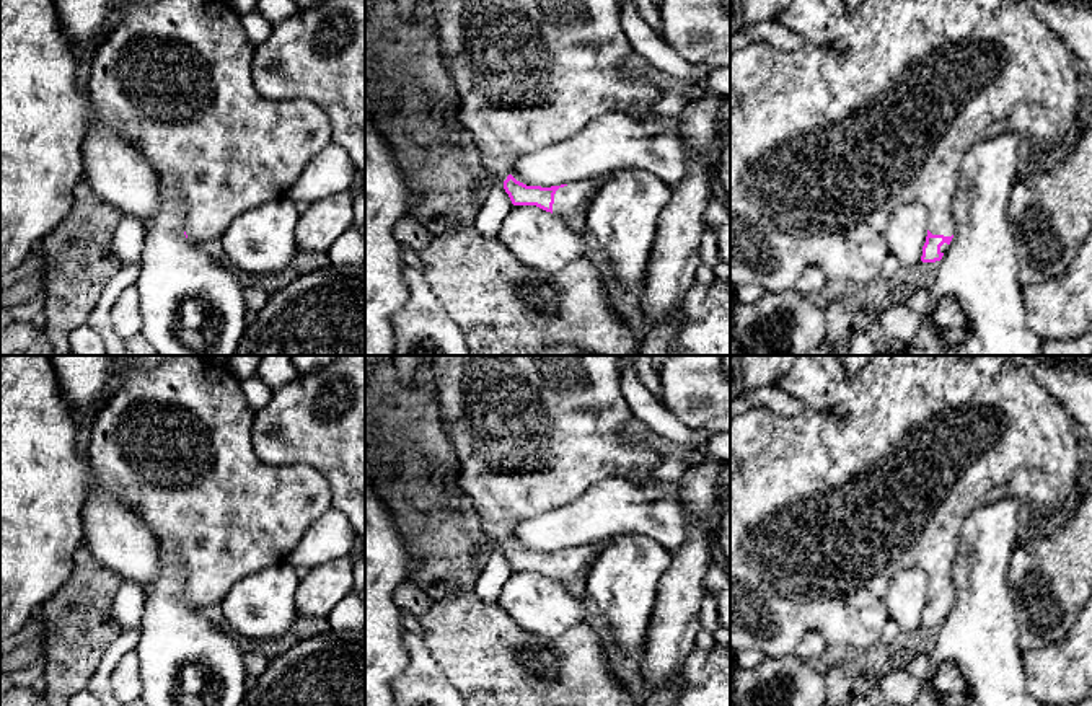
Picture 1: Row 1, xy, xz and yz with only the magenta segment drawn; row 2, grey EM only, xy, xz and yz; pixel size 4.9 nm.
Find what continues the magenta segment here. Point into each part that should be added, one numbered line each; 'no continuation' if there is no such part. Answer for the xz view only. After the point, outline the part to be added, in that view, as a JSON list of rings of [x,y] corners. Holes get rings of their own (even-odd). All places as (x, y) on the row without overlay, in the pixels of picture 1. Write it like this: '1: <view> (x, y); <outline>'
1: xz (571, 568); [[[610,540],[575,546],[559,553],[554,559],[553,579],[561,582],[572,595],[588,600],[587,574]]]

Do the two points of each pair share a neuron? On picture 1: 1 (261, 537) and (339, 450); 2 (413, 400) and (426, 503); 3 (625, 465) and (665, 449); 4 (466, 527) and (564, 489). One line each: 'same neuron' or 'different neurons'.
1: different neurons
2: same neuron
3: different neurons
4: different neurons

